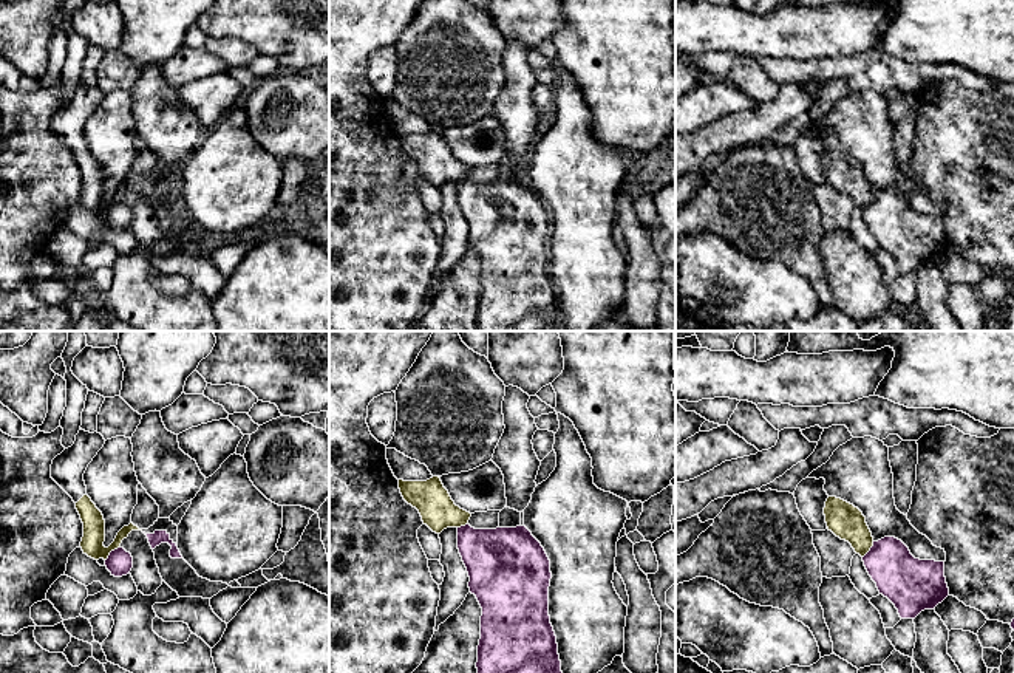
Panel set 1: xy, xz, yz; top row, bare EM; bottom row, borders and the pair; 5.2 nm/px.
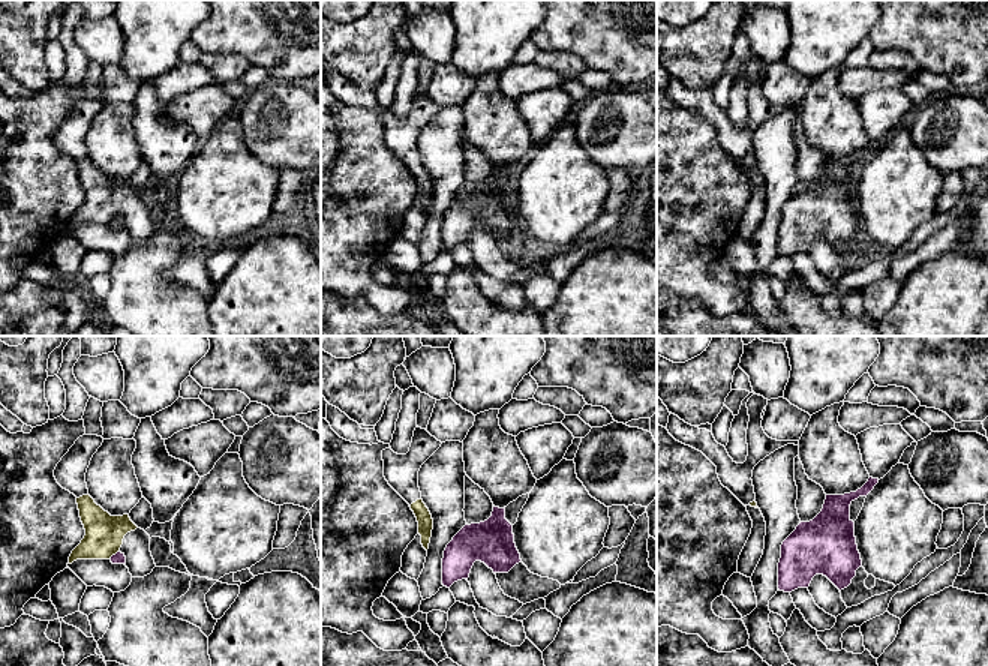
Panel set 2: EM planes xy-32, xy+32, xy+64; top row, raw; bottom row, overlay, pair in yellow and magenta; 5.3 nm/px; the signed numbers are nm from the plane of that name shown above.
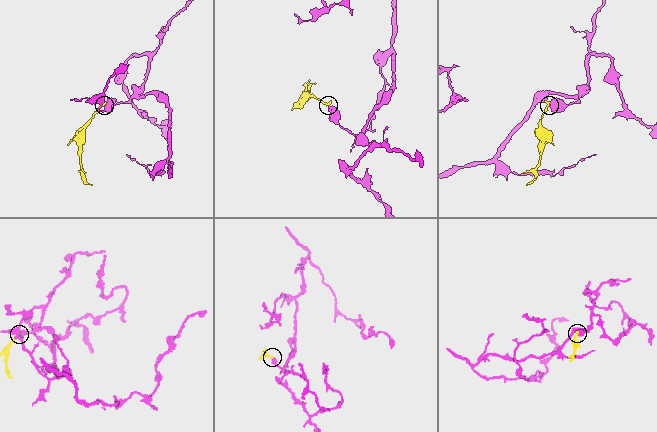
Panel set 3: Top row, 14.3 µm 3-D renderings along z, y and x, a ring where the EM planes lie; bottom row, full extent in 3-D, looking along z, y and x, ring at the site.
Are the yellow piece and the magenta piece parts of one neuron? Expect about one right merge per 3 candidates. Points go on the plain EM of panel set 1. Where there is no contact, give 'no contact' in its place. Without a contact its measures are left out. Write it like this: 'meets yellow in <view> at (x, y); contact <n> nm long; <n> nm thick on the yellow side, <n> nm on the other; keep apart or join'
meets yellow in xy at (110, 204); contact 110 nm long; 120 nm thick on the yellow side, 140 nm on the other; keep apart

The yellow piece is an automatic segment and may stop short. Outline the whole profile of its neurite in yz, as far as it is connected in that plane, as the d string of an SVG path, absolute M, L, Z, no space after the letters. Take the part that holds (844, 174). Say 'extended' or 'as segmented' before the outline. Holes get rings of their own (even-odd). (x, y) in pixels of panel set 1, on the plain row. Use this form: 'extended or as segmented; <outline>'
as segmented; M829 150L824 169L829 184L849 195L856 207L864 210L870 204L873 190L858 161L841 152Z

